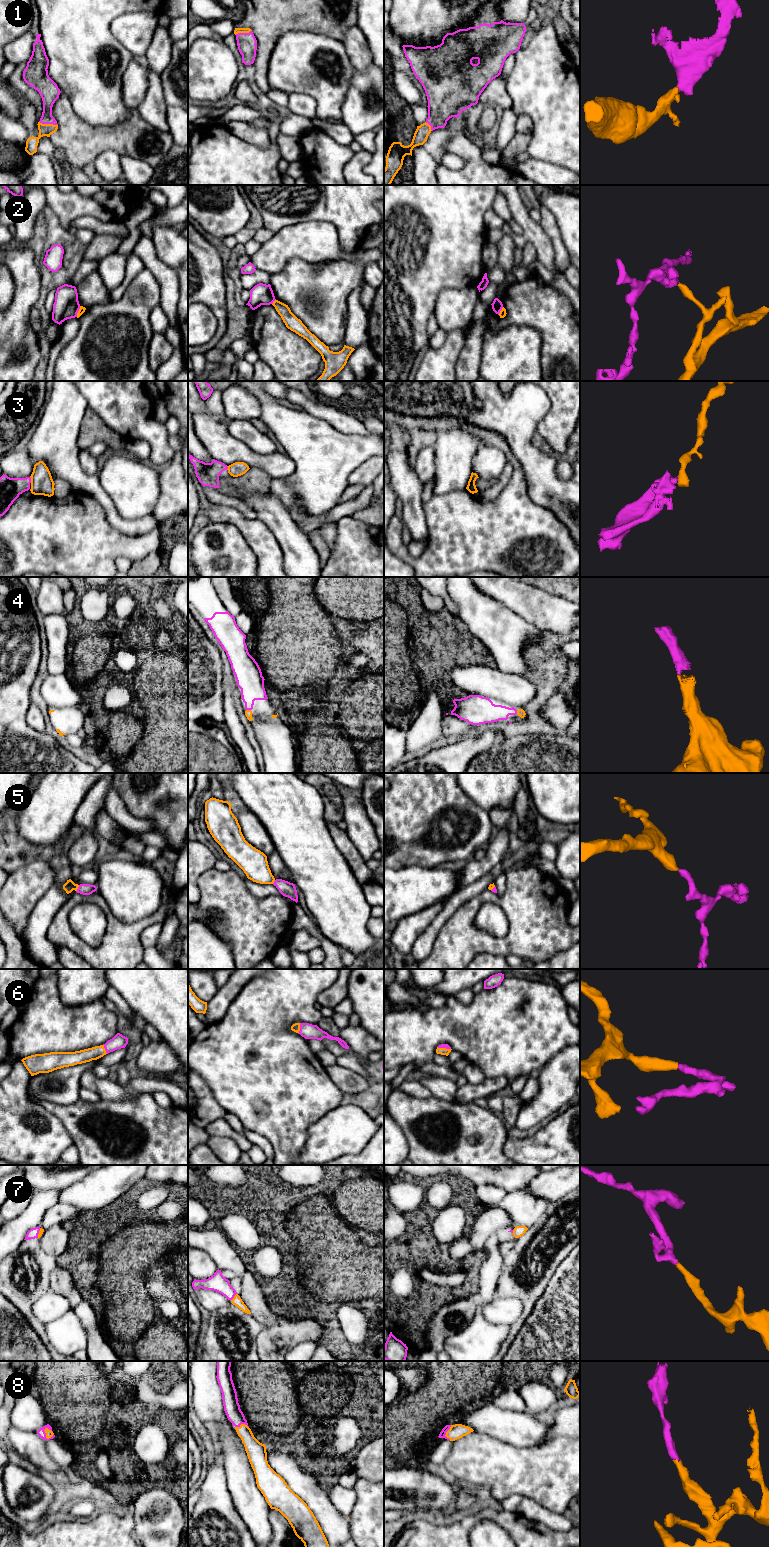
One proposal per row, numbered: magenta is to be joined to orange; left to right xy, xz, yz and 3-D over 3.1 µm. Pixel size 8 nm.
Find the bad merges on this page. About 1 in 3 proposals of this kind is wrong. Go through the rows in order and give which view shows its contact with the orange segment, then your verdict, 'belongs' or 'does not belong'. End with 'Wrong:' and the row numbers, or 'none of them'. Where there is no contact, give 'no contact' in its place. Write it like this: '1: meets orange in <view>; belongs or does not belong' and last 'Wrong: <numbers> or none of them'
1: meets orange in xy; belongs
2: meets orange in xy; does not belong
3: meets orange in xy; does not belong
4: meets orange in xz; belongs
5: meets orange in xy; belongs
6: meets orange in xz; belongs
7: meets orange in xz; belongs
8: meets orange in xy; belongs
Wrong: 2, 3

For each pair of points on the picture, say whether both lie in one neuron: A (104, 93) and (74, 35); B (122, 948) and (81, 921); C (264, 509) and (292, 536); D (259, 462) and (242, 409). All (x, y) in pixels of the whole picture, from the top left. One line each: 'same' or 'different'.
A: same
B: different
C: same
D: different

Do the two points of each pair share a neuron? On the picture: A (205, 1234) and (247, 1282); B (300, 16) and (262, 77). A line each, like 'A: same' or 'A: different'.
A: different
B: same

